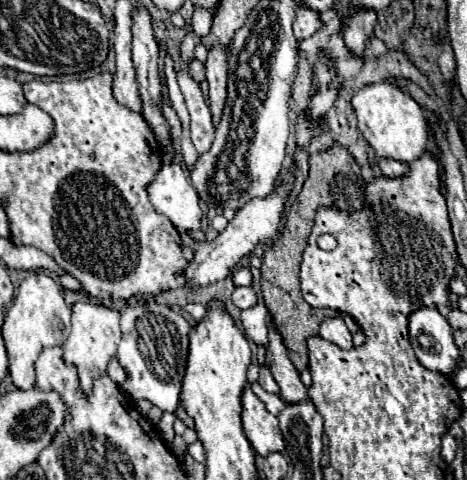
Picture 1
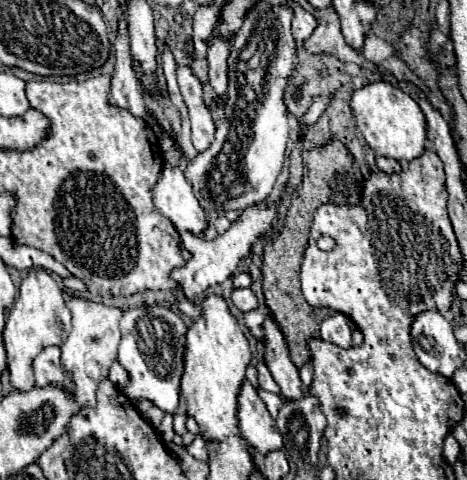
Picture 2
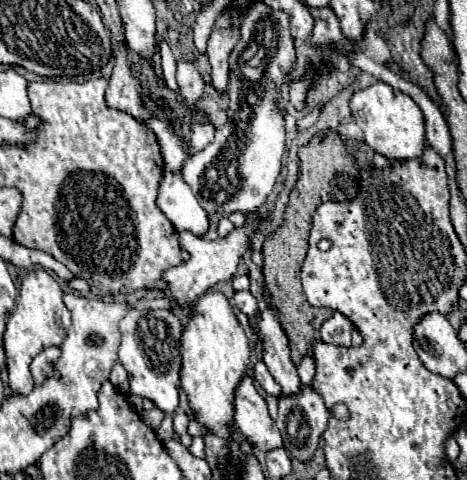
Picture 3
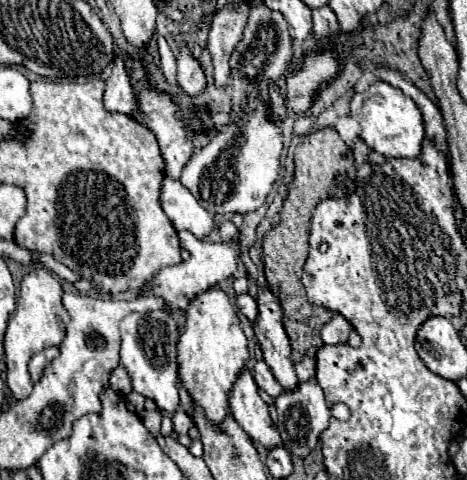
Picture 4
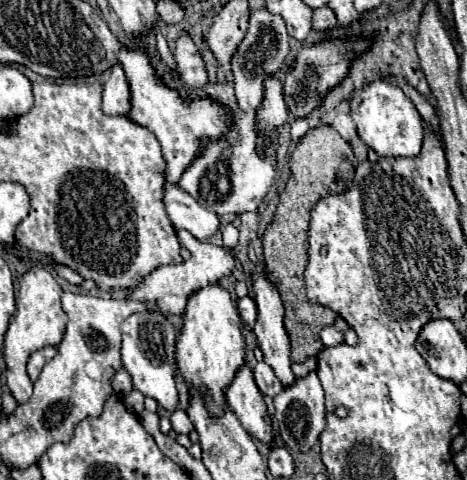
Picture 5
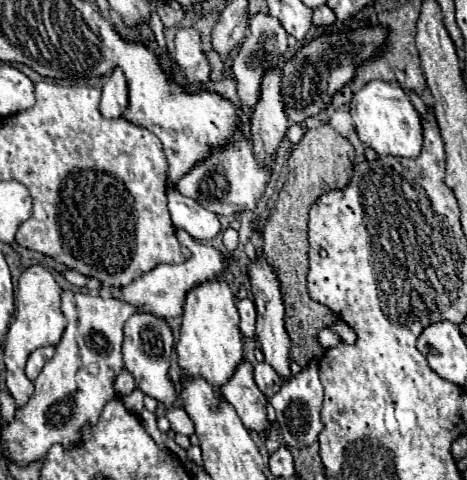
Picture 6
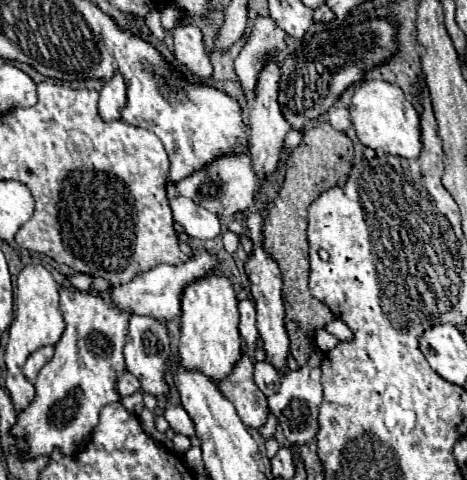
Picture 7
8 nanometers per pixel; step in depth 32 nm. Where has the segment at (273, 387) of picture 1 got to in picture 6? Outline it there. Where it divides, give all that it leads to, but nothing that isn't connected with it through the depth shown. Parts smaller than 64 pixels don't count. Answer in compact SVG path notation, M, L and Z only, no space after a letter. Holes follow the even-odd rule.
M258 362L254 366L254 380L256 380L258 388L262 390L262 394L268 396L268 398L274 396L282 386L282 380L276 376L274 368L270 364L266 364L266 362Z

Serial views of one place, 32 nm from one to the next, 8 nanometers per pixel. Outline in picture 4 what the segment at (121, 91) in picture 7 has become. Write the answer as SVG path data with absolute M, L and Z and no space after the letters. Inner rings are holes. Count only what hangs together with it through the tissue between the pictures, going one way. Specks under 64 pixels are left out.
M122 54L114 58L114 68L112 76L106 82L106 92L104 92L104 106L108 112L124 112L124 114L134 114L138 110L136 106L136 92L132 78L126 68L126 60Z

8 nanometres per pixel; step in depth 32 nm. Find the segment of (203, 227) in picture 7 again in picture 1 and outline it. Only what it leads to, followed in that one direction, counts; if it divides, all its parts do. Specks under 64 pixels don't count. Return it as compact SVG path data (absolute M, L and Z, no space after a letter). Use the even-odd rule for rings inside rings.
M174 162L170 166L162 166L148 184L146 192L154 210L164 214L178 232L200 228L202 210L198 206L198 194L180 164Z

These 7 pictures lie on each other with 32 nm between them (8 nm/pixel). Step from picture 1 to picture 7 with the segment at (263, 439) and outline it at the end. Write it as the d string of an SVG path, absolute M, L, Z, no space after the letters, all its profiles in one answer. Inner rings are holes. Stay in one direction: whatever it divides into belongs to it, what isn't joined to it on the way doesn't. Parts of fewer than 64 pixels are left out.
M244 354L238 364L234 366L232 374L218 382L220 392L234 404L240 420L246 428L262 428L268 416L268 402L266 396L260 392L260 388L252 380L254 364Z

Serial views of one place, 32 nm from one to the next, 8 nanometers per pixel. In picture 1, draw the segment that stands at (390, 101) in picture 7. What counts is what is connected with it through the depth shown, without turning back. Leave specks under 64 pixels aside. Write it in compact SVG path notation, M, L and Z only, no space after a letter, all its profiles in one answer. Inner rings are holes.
M390 82L370 84L352 98L352 106L358 116L358 130L374 148L378 158L392 158L410 164L426 152L428 120L424 116L424 110L410 98L410 94L402 92Z

